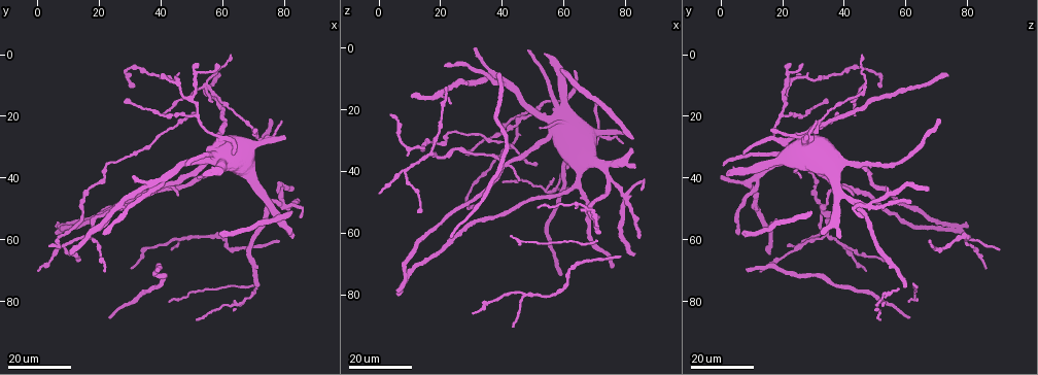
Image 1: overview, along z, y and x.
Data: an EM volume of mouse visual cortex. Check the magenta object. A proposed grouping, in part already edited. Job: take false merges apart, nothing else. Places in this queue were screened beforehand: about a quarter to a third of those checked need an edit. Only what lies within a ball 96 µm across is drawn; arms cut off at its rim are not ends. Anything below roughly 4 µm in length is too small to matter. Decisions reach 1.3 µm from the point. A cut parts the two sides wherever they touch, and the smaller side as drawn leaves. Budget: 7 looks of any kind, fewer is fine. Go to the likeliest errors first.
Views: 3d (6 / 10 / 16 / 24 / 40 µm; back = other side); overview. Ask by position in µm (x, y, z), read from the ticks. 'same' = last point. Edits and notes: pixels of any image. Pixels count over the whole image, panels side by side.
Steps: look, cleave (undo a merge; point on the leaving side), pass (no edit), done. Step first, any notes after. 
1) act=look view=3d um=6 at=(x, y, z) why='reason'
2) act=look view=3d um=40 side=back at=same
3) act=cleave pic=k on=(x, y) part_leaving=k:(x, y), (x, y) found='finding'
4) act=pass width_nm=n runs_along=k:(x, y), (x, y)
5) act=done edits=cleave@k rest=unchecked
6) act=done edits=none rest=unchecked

act=look view=3d um=24 at=(65, 38, 30)

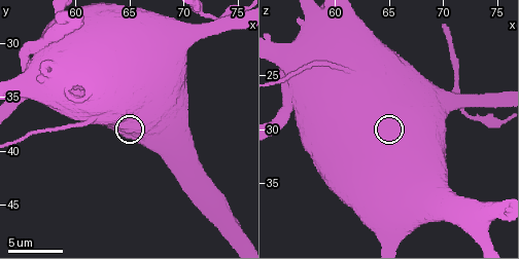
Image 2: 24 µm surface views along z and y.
act=look view=3d um=10 at=(65.2, 37.8, 30.6) why='closer look'

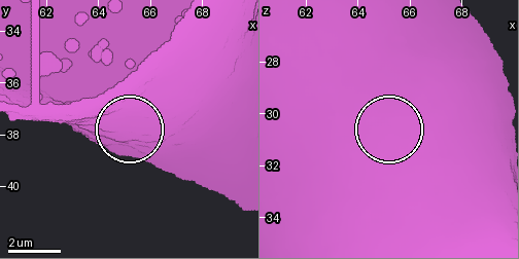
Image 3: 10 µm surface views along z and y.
act=pass found='continuous, no second cell'

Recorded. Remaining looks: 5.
act=look view=3d um=24 at=(55, 10, 46) why='arms run side by side'

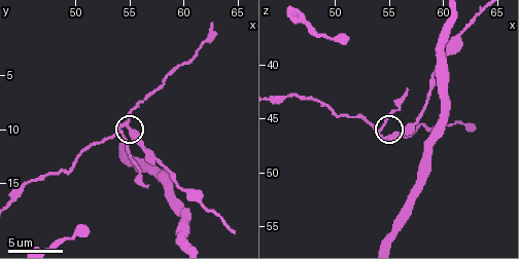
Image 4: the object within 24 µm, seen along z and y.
act=look view=3d um=6 at=(54.2, 9.6, 46.6) why='closer look'

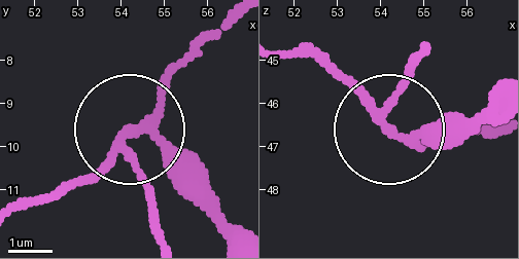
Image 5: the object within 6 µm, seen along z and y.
act=look view=3d um=6 side=back at=(54.25, 9.60, 46.65)

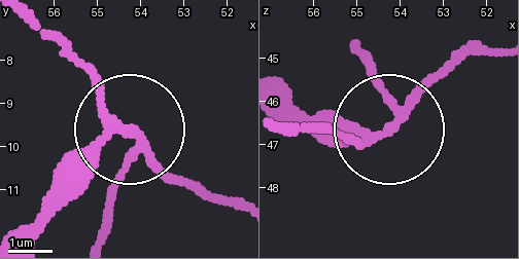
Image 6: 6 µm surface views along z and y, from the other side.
act=cleave pic=6 on=(93, 66) width_nm=180 part_leaving=6:(120, 127), (173, 175), (239, 200) found='a second cell is stuck on'

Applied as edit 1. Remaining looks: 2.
act=look view=3d um=24 at=(45, 10, 22)

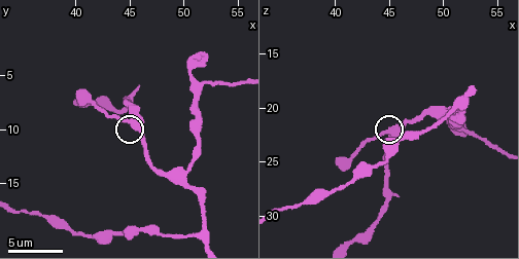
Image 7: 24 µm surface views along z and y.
act=look view=3d um=6 at=(45.0, 9.4, 22.2) why='zoom in'

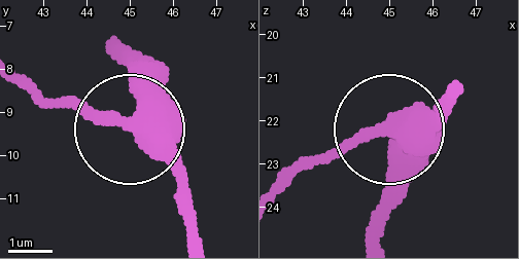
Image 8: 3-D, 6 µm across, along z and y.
act=pass side_arm_um=7 runs_along=8:(198, 231), (176, 177), (132, 133), (25, 88) found='all the same cell'

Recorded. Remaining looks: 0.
act=done edits=cleave@6 rest=unchecked

